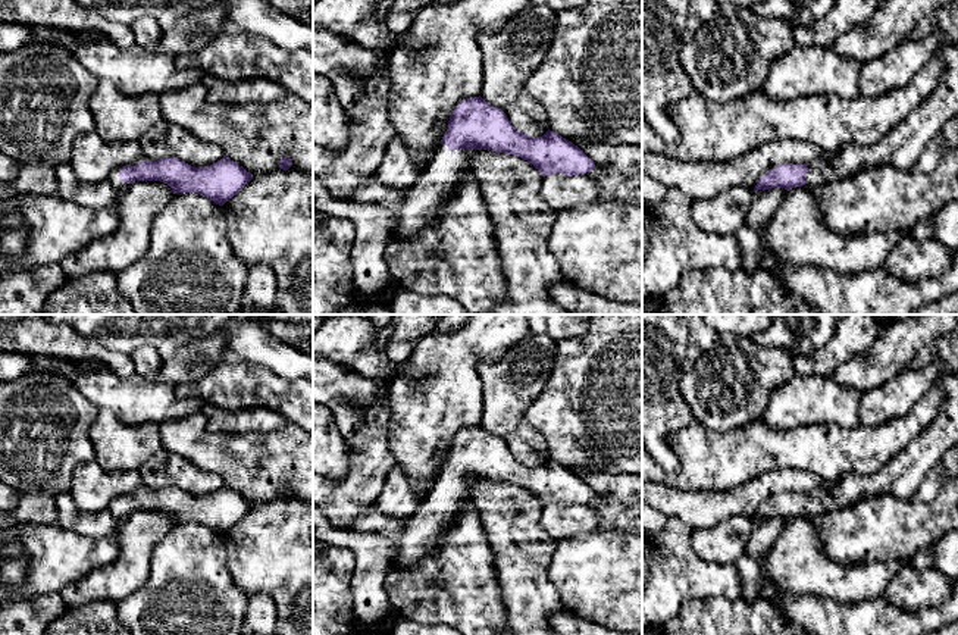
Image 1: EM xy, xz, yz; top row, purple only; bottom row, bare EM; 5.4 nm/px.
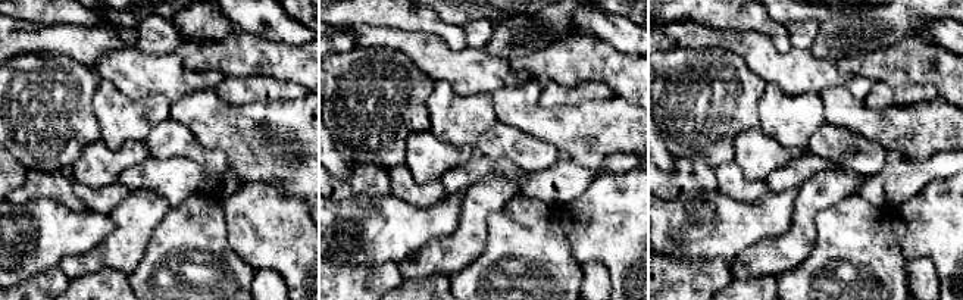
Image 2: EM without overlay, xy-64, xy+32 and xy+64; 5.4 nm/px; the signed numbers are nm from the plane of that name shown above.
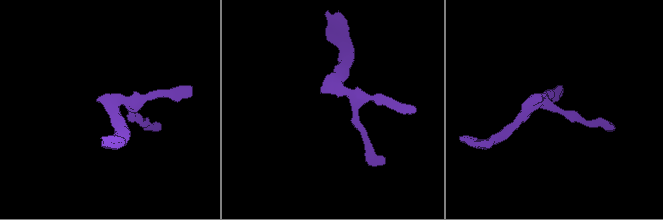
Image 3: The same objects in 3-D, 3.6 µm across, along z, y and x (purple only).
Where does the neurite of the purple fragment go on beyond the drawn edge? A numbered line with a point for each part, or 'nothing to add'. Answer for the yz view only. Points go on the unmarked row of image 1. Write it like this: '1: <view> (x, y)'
1: yz (901, 476)

